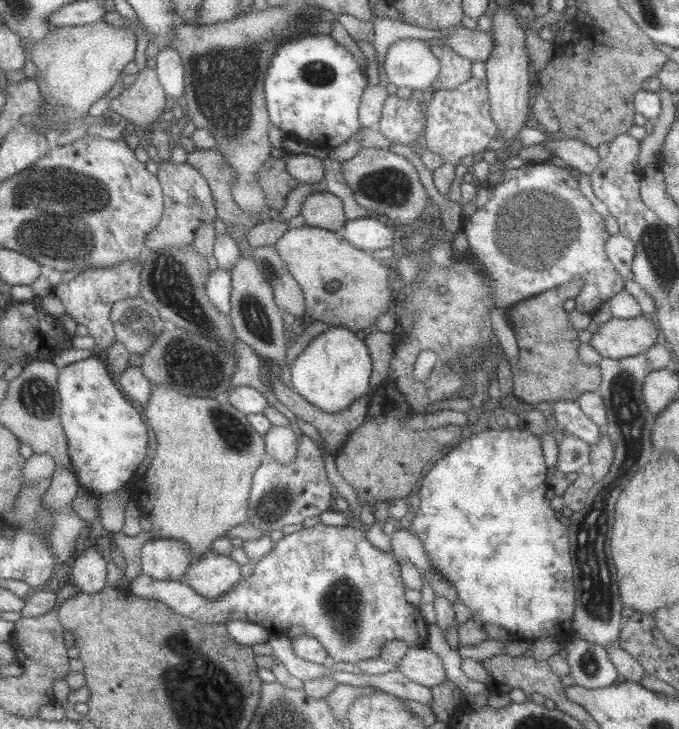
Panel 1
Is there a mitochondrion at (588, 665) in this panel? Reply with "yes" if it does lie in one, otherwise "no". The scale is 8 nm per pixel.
yes

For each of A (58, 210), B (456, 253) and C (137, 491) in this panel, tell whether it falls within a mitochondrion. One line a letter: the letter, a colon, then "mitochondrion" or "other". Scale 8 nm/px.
A: mitochondrion
B: other
C: other

